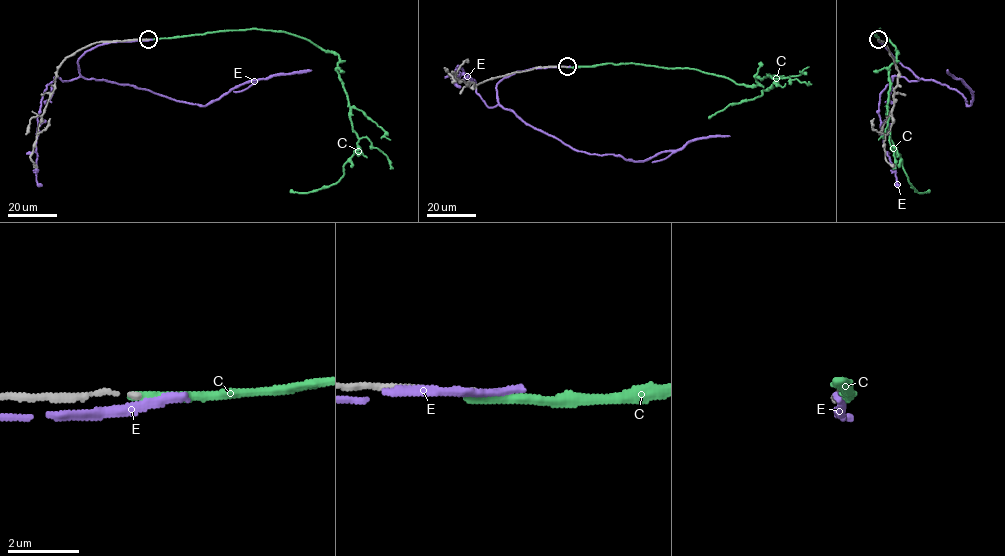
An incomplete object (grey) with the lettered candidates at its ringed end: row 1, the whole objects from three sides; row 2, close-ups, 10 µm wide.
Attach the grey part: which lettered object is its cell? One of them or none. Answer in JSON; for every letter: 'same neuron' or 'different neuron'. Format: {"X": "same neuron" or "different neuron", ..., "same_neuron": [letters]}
{"C": "different neuron", "E": "different neuron", "same_neuron": []}

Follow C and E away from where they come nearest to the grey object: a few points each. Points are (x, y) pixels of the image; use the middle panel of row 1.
C: (567, 66), (691, 68), (753, 86), (756, 77), (777, 79), (762, 95), (729, 104), (709, 118)
E: (567, 66), (505, 77), (497, 84), (497, 101), (527, 124), (590, 154), (646, 161), (699, 138), (730, 136)

